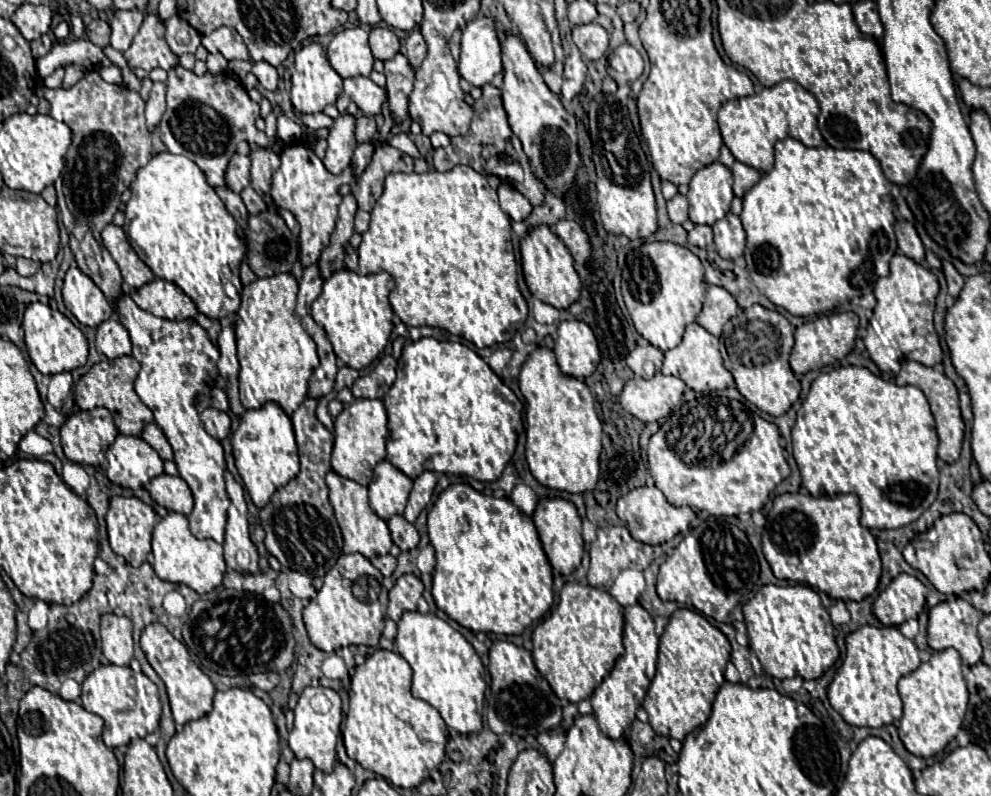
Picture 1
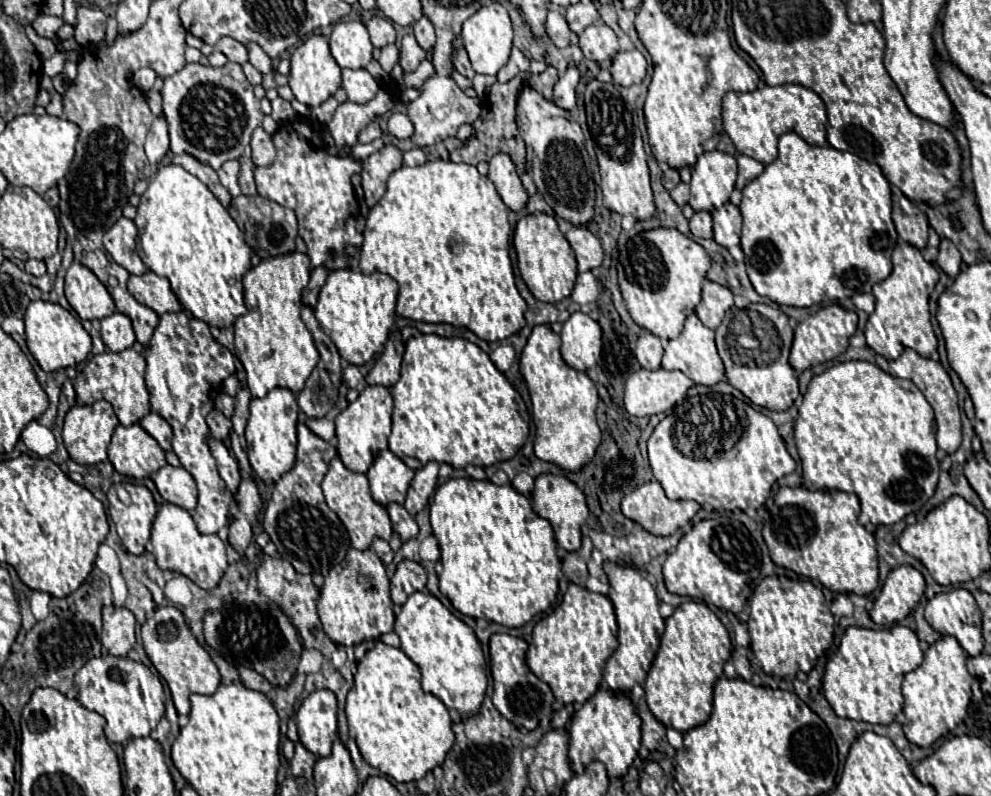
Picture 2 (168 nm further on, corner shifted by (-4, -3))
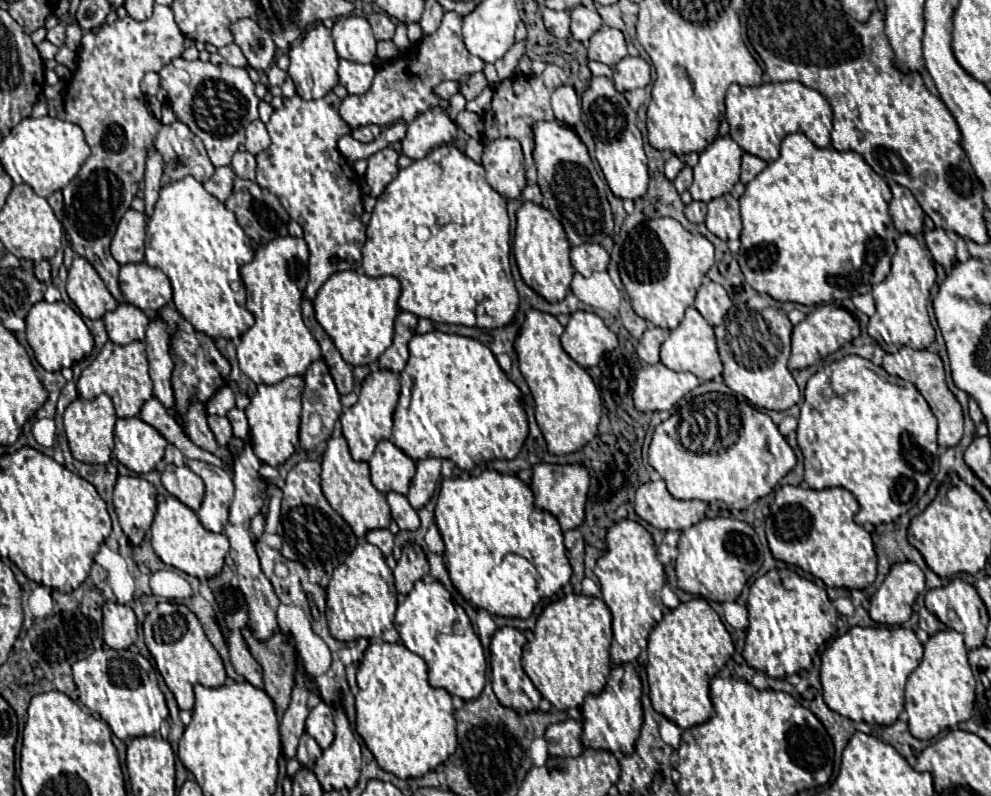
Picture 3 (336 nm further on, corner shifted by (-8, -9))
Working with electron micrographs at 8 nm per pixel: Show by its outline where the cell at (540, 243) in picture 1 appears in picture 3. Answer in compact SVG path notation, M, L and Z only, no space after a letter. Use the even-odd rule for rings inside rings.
M524 203L516 213L516 235L514 235L514 257L524 283L542 295L548 303L558 303L570 291L574 267L570 263L570 243L560 221L544 207L536 203Z

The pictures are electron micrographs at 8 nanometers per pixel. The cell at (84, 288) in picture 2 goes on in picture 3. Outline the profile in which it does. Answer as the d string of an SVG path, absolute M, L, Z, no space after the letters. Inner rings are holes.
M78 255L74 257L74 263L68 271L66 291L86 319L102 319L108 311L118 307L116 299L110 295L96 269Z

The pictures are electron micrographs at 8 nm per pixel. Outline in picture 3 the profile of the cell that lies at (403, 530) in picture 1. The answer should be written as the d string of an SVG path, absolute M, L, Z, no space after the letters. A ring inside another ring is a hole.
M388 493L388 505L392 509L392 519L398 523L398 527L402 531L416 531L420 527L420 519L416 515L416 511L412 509L412 505L408 503L408 499L400 493Z

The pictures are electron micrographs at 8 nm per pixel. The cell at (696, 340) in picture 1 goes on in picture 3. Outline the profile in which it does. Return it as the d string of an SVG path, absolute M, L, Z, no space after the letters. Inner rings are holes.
M690 307L686 311L684 321L674 331L670 331L670 335L666 337L666 341L664 341L662 349L660 349L660 357L662 357L662 363L668 369L690 371L700 381L712 381L712 379L720 379L722 377L722 361L718 357L714 331L694 307Z

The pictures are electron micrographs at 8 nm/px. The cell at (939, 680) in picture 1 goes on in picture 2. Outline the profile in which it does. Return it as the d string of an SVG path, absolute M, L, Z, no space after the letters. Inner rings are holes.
M942 635L928 647L928 651L924 653L924 661L904 677L902 693L906 699L906 723L902 727L910 743L918 747L930 747L936 739L962 723L972 697L973 678L966 671L966 659L968 653L960 647L960 643L952 635Z

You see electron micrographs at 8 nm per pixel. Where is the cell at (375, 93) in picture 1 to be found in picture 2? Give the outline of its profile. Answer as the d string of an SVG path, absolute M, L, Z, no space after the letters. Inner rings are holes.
M342 69L342 87L354 103L366 103L378 93L378 81L366 69Z

